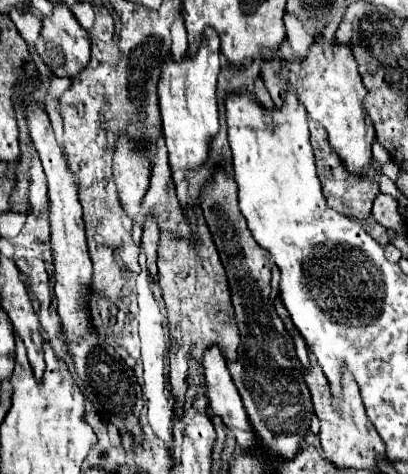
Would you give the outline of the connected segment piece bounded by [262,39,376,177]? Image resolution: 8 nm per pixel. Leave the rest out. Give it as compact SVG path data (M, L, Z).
M316 39L316 43L310 47L310 55L304 61L264 63L262 79L278 109L284 105L288 91L296 93L298 101L306 107L308 117L326 129L328 143L342 159L348 173L356 177L364 177L368 173L372 161L372 139L376 139L376 131L364 107L368 89L360 79L356 61L348 45L330 45L324 39Z

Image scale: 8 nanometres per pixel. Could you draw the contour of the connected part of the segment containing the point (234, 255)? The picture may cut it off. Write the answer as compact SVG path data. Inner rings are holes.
M222 169L214 175L212 183L202 191L202 211L204 211L206 223L212 231L220 259L226 267L226 275L228 275L228 283L230 283L230 291L232 291L232 303L236 309L236 321L238 321L240 337L242 337L240 347L238 347L238 361L228 365L230 375L244 399L244 407L248 411L248 417L252 419L252 425L256 427L256 433L260 435L260 441L264 445L268 445L270 455L278 455L278 453L282 453L282 457L296 455L298 445L306 437L308 427L310 427L310 417L312 417L310 391L308 391L304 375L302 375L302 365L294 353L292 337L284 329L274 307L270 305L270 259L268 259L268 253L252 239L252 235L246 227L246 219L242 217L242 213L238 209L236 183Z

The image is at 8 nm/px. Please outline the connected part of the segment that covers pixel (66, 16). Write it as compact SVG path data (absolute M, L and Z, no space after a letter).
M54 5L52 17L42 19L42 33L40 33L40 39L36 43L36 49L38 49L38 55L44 59L44 63L58 77L72 79L90 61L90 39L88 39L88 33L80 27L80 23L72 15L72 11L68 7L60 7L60 5Z

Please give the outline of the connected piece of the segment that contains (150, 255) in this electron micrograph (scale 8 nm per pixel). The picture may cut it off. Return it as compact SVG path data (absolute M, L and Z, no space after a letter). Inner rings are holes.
M146 215L144 221L144 233L142 233L142 249L146 251L146 261L148 261L148 271L156 275L156 259L158 259L158 241L160 241L160 231L150 215Z

